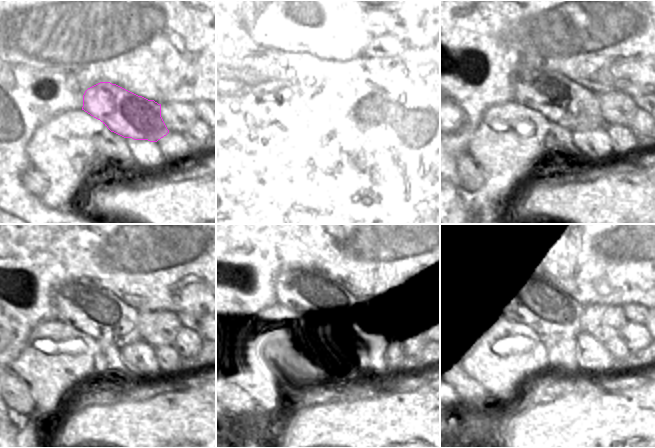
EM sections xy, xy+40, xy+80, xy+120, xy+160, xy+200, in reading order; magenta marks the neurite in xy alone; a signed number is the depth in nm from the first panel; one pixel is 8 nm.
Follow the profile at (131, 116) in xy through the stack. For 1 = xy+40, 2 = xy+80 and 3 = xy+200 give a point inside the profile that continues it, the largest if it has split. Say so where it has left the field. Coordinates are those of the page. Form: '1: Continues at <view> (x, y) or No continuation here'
1: Continues at xy+40 (356, 113)
2: Continues at xy+80 (562, 101)
3: Continues at xy+200 (521, 292)

